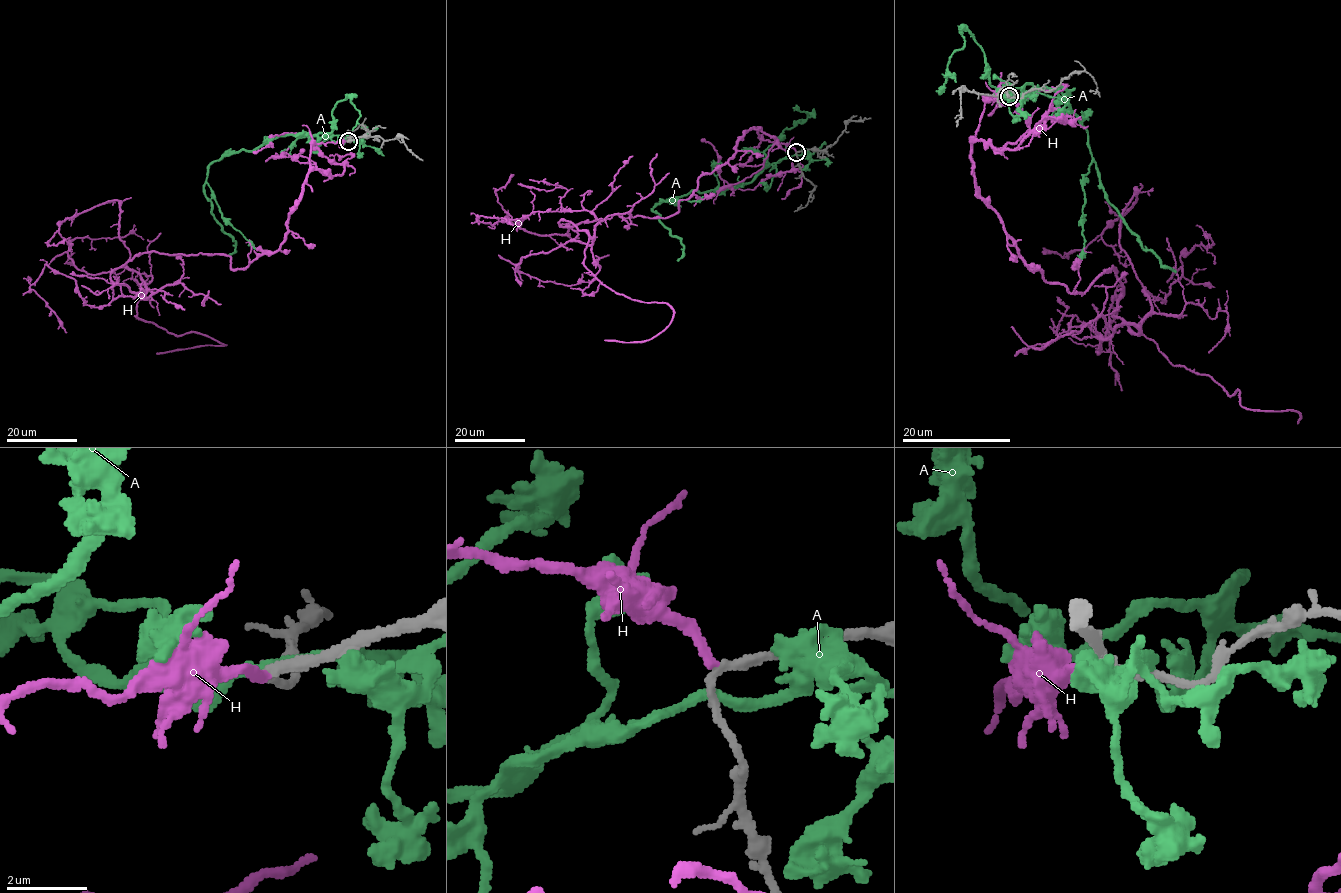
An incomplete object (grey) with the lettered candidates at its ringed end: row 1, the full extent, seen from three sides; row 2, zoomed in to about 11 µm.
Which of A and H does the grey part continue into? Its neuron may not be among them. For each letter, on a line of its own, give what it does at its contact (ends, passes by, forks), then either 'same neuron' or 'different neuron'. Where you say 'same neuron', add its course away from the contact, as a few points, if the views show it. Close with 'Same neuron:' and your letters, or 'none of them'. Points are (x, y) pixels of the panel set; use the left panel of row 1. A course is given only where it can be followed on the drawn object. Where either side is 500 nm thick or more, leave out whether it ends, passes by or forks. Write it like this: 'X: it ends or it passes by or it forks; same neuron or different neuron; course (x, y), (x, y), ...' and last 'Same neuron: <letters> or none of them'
A: it passes by; different neuron
H: it ends; different neuron
Same neuron: none of them

